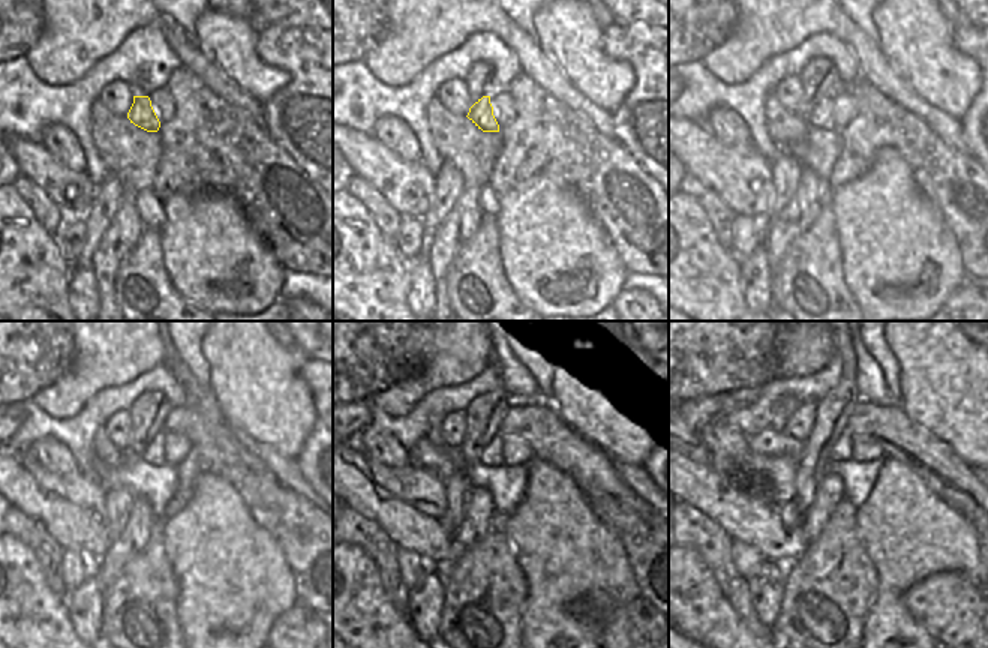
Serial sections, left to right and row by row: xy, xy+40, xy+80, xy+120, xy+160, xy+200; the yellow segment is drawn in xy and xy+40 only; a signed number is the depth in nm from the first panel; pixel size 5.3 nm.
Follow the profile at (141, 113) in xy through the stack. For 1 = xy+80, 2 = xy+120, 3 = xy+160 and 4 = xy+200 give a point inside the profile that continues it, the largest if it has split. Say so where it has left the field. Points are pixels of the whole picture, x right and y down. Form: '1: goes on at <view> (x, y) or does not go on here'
1: goes on at xy+80 (820, 116)
2: goes on at xy+120 (153, 453)
3: goes on at xy+160 (491, 456)
4: goes on at xy+200 (838, 450)

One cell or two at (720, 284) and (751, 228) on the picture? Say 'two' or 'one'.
two

